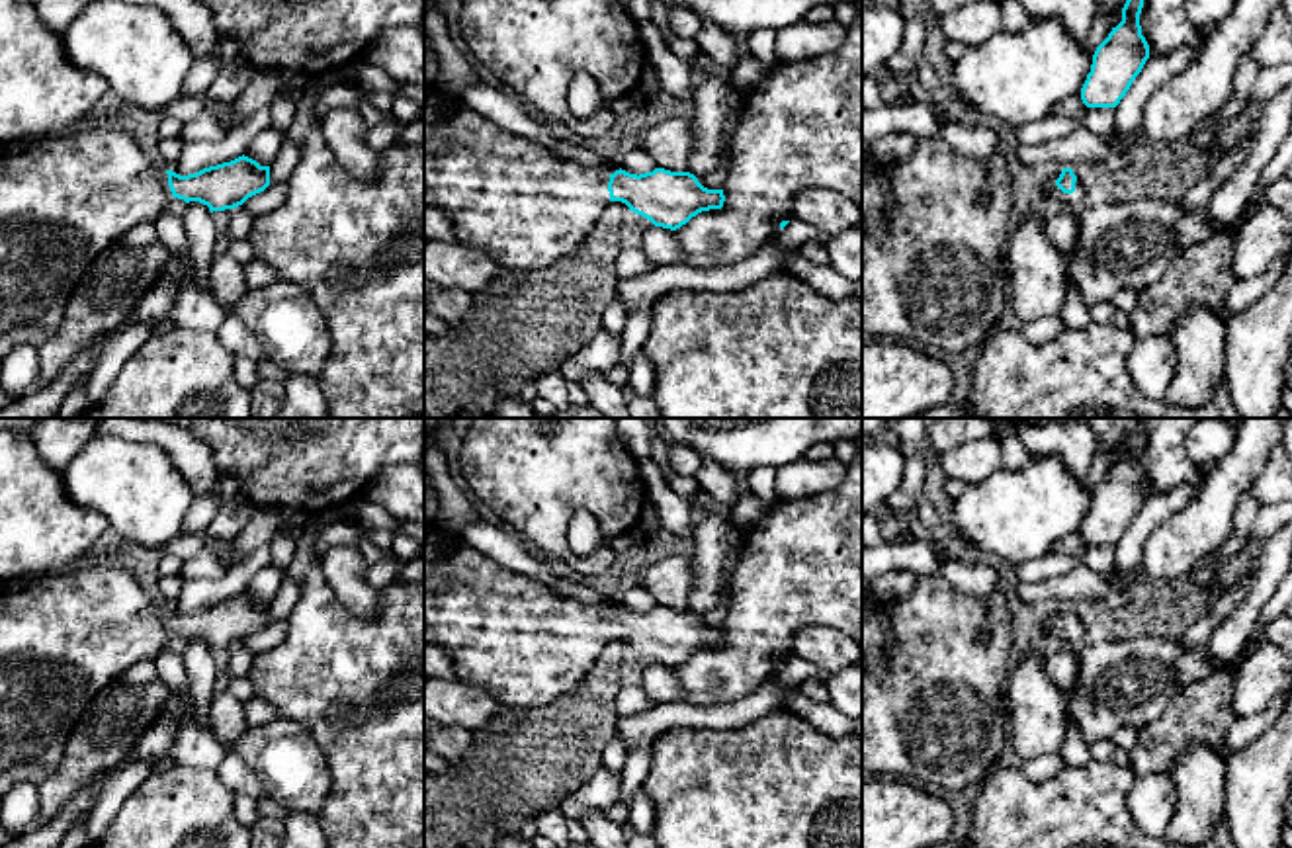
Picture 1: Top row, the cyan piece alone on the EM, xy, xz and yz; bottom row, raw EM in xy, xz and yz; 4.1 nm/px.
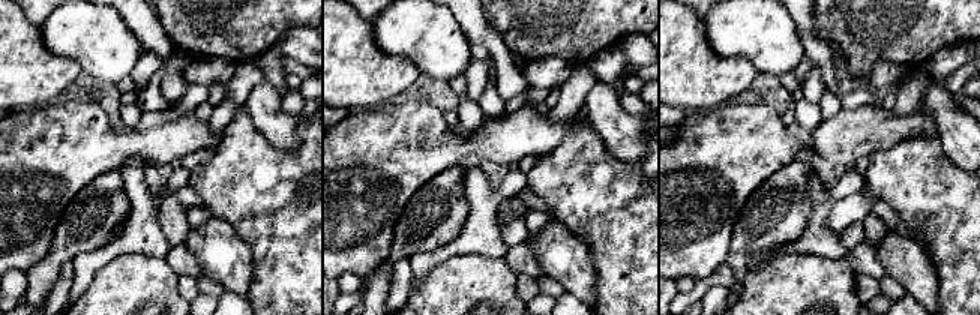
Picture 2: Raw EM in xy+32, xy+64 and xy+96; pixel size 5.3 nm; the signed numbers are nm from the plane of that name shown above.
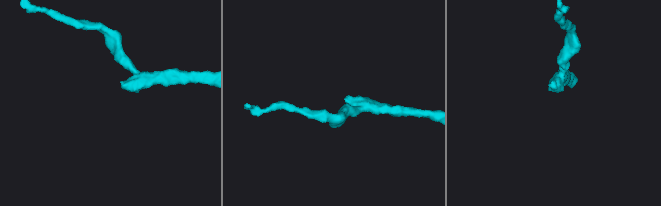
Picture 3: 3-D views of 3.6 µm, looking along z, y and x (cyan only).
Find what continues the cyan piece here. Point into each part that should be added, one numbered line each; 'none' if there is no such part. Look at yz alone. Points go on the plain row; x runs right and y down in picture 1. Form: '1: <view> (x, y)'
1: yz (1076, 636)

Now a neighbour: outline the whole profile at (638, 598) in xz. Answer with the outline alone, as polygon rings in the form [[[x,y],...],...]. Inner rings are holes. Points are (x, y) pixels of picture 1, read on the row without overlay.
[[[633,586],[620,596],[620,606],[639,614],[645,610],[653,610],[657,602],[645,588]]]

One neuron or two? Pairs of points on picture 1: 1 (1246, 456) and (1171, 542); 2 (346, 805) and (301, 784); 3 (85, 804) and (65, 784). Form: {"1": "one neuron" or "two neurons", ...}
{"1": "one neuron", "2": "two neurons", "3": "two neurons"}

